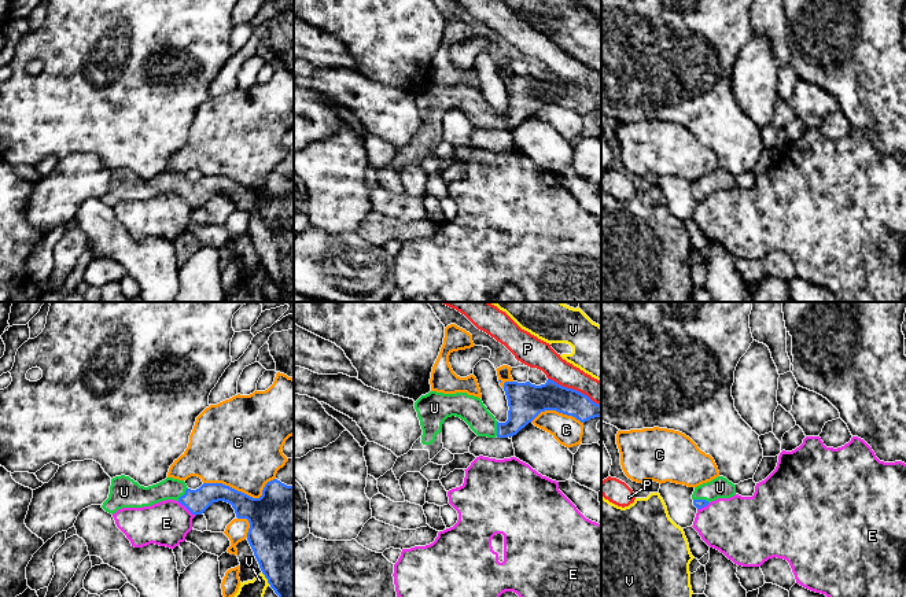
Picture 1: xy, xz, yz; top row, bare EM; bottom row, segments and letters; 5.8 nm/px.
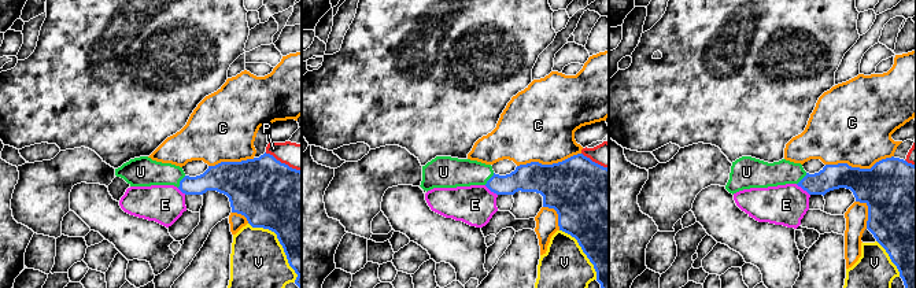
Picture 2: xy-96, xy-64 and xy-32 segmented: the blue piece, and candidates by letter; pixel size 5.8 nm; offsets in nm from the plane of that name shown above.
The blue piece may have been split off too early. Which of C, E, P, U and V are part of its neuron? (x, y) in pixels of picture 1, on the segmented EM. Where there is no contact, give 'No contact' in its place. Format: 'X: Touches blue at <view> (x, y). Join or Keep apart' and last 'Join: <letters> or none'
C: Touches blue at xy (242, 493). Keep apart
E: Touches blue at xy (187, 508). Keep apart
P: Touches blue at xz (574, 390). Keep apart
U: Touches blue at yz (702, 500). Join
V: Touches blue at xy (265, 577). Keep apart
Join: U

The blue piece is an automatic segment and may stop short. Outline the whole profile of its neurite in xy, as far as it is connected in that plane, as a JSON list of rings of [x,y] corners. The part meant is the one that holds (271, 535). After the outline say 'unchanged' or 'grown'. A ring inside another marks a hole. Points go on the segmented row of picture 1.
[[[121,475],[111,479],[110,494],[102,508],[113,515],[122,508],[151,506],[166,500],[178,501],[195,516],[202,515],[213,502],[231,504],[236,517],[247,519],[250,523],[247,541],[270,587],[279,597],[294,597],[294,486],[273,479],[265,484],[259,498],[253,498],[222,483],[203,483],[199,489],[191,490],[184,480],[166,478],[144,487]]]; grown

